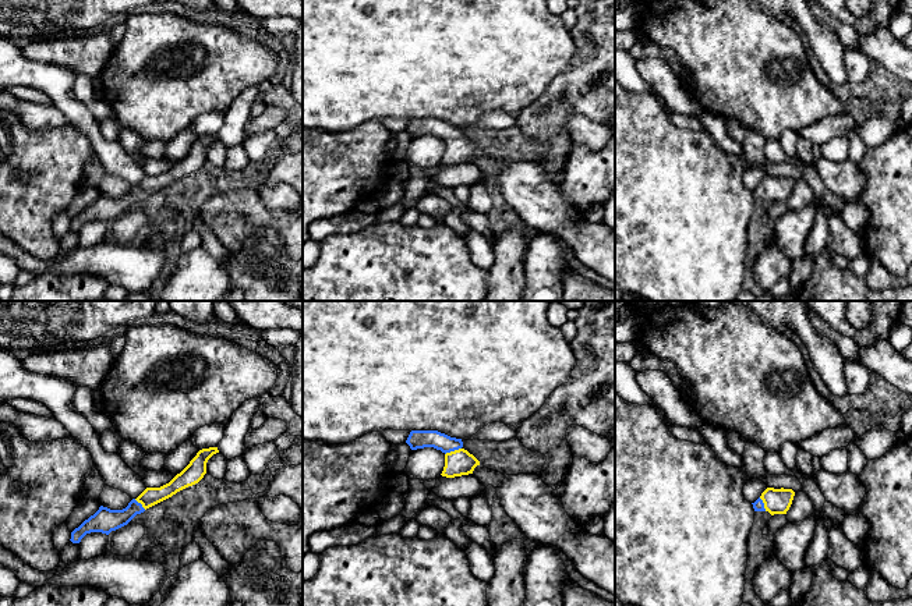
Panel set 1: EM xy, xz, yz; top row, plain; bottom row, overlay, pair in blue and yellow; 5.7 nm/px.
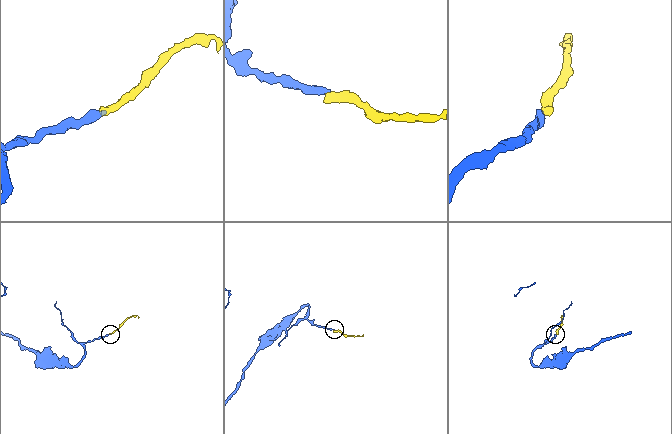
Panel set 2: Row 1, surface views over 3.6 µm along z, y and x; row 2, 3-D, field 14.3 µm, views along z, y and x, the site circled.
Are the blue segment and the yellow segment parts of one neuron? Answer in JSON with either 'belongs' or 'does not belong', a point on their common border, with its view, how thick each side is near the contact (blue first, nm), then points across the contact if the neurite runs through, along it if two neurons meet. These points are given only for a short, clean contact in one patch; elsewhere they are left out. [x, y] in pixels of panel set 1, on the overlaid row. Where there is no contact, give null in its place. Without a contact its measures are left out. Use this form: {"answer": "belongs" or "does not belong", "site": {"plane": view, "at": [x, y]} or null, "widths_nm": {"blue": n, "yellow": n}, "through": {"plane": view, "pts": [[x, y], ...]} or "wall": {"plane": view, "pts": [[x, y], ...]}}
{"answer": "belongs", "site": {"plane": "xz", "at": [452, 450]}, "widths_nm": {"blue": 110, "yellow": 150}, "through": {"plane": "xz", "pts": [[417, 439], [437, 439], [452, 450], [458, 463]]}}

